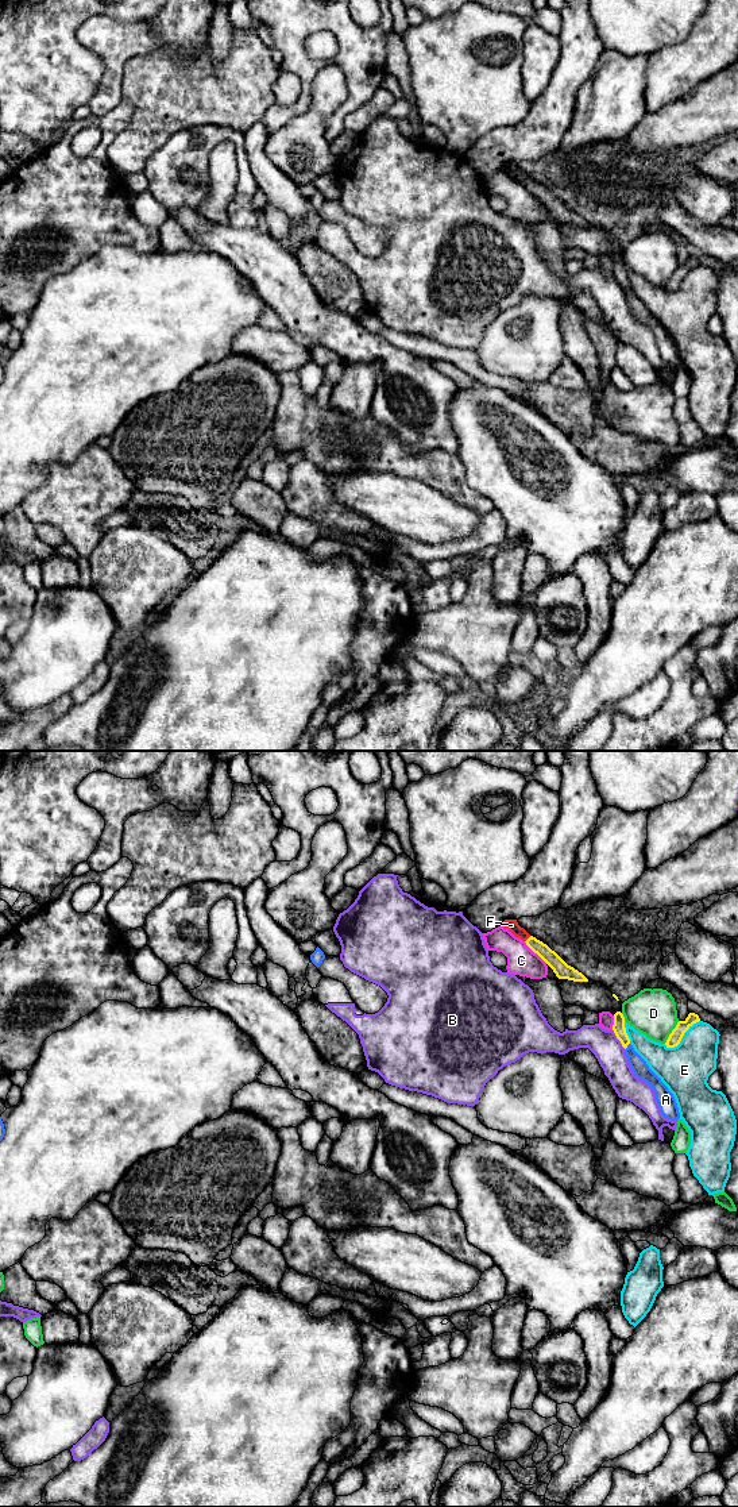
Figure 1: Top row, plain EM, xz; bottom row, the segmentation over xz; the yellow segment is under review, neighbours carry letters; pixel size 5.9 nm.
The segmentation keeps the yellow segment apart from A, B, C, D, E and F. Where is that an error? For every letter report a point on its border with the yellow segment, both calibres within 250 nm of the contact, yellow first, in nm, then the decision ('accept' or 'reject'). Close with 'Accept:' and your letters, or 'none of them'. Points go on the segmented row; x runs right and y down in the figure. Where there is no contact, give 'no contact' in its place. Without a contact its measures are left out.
A: meets yellow in xz at (626, 1047); 70 nm thick on the yellow side, 100 nm on the other; reject
B: meets yellow in xz at (617, 1037); 70 nm thick on the yellow side, 170 nm on the other; reject
C: meets yellow in xz at (536, 952); 100 nm thick on the yellow side, 180 nm on the other; reject
D: meets yellow in xz at (672, 1032); 80 nm thick on the yellow side, 280 nm on the other; reject
E: meets yellow in xz at (682, 1037); 80 nm thick on the yellow side, 300 nm on the other; reject
F: meets yellow in xz at (528, 939); 90 nm thick on the yellow side, 70 nm on the other; accept
Accept: F

